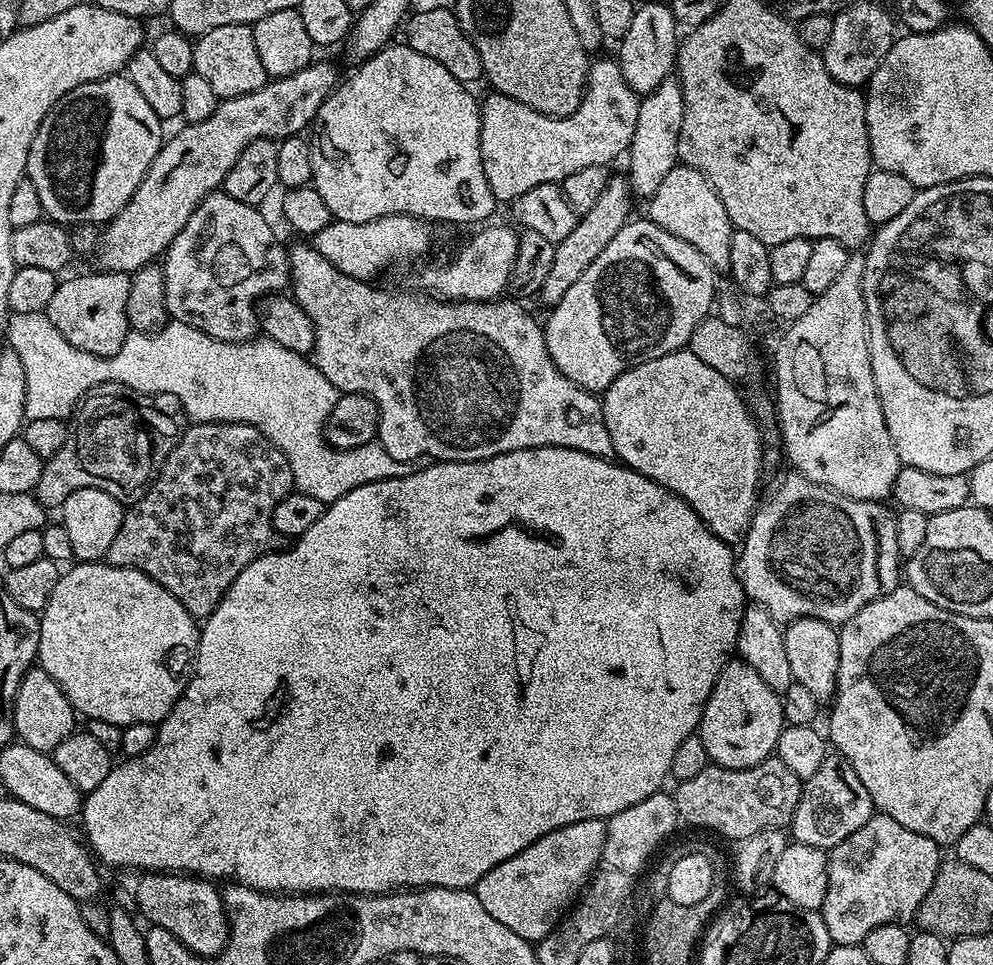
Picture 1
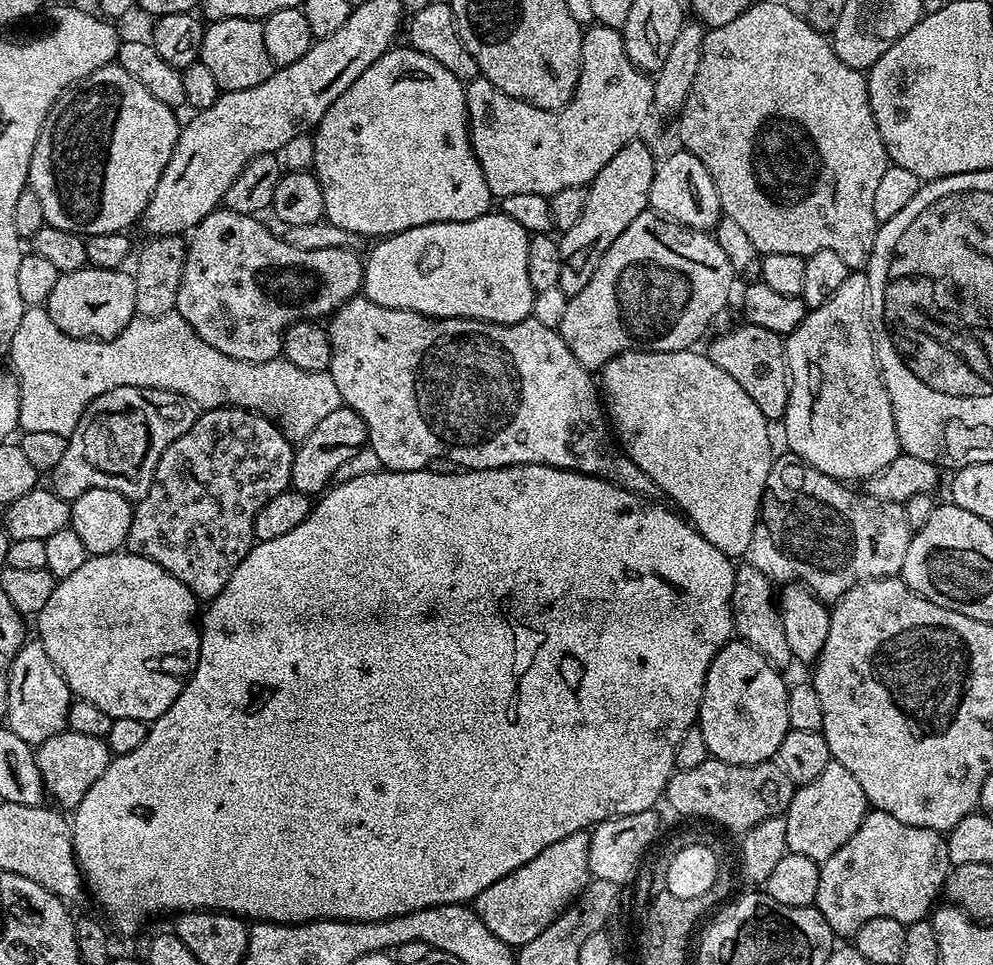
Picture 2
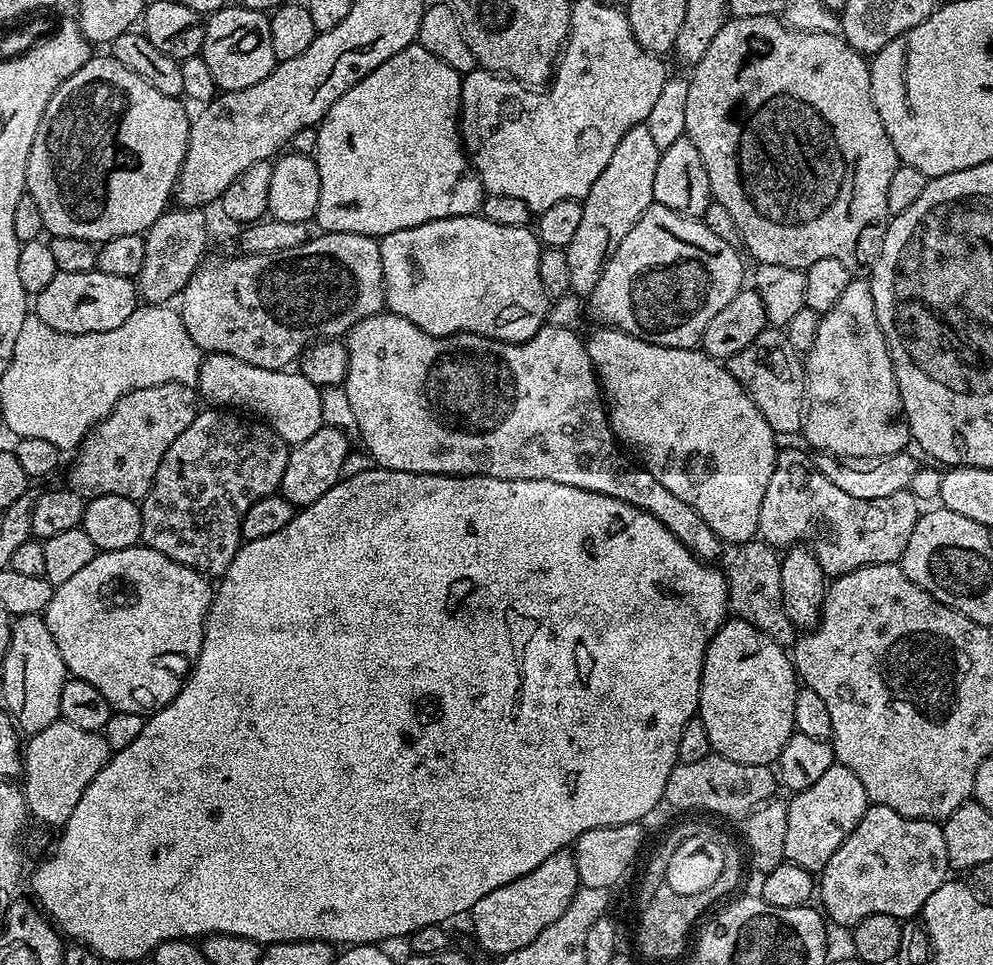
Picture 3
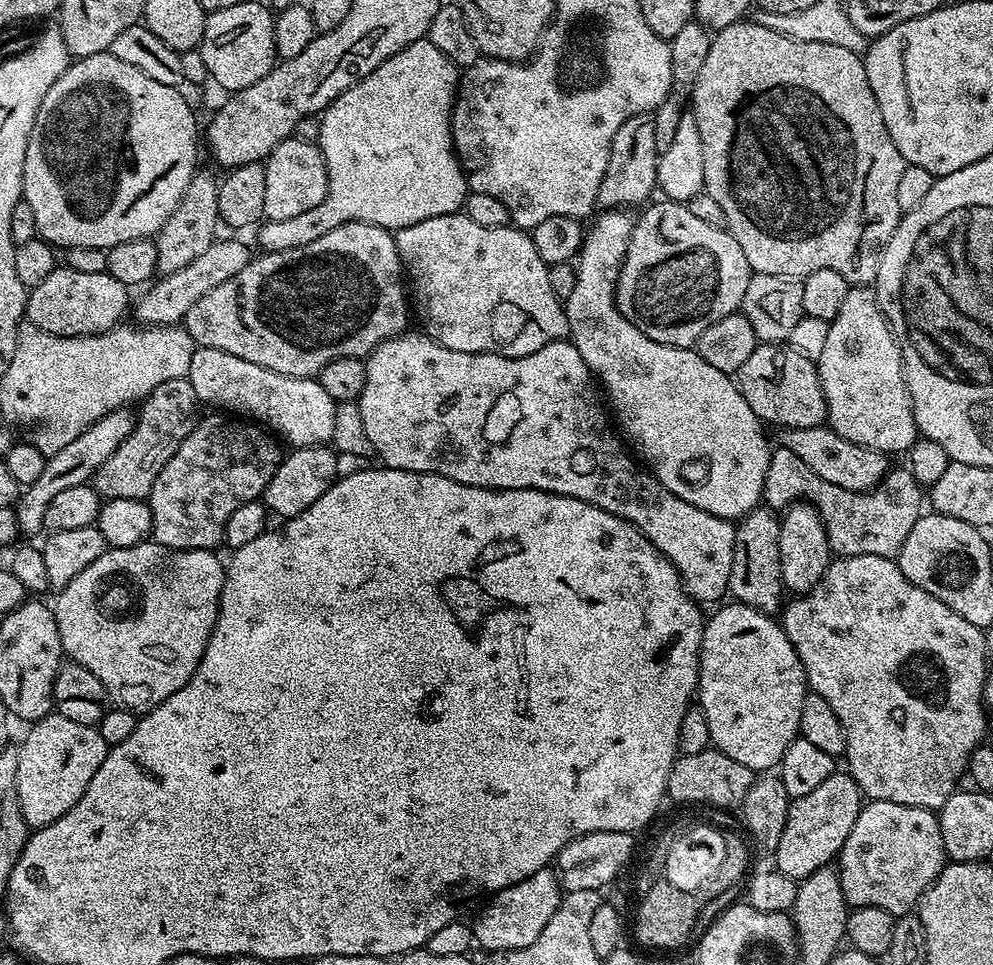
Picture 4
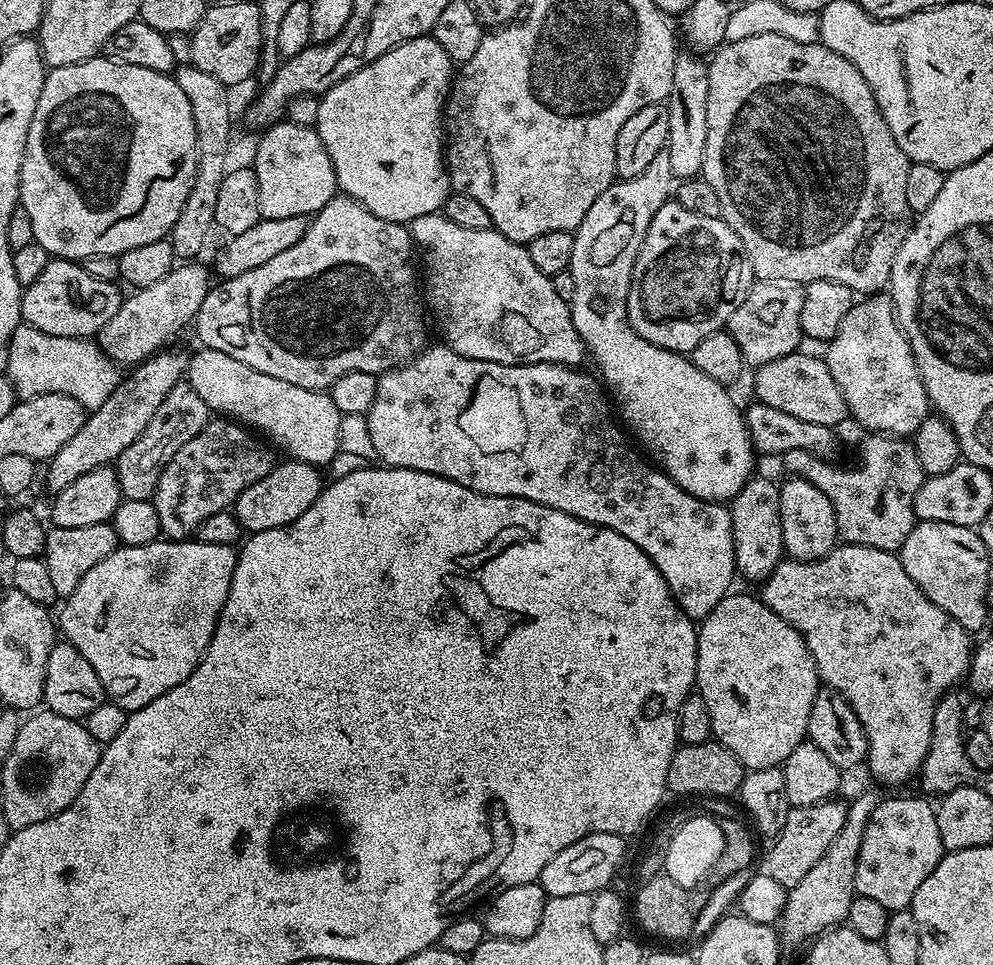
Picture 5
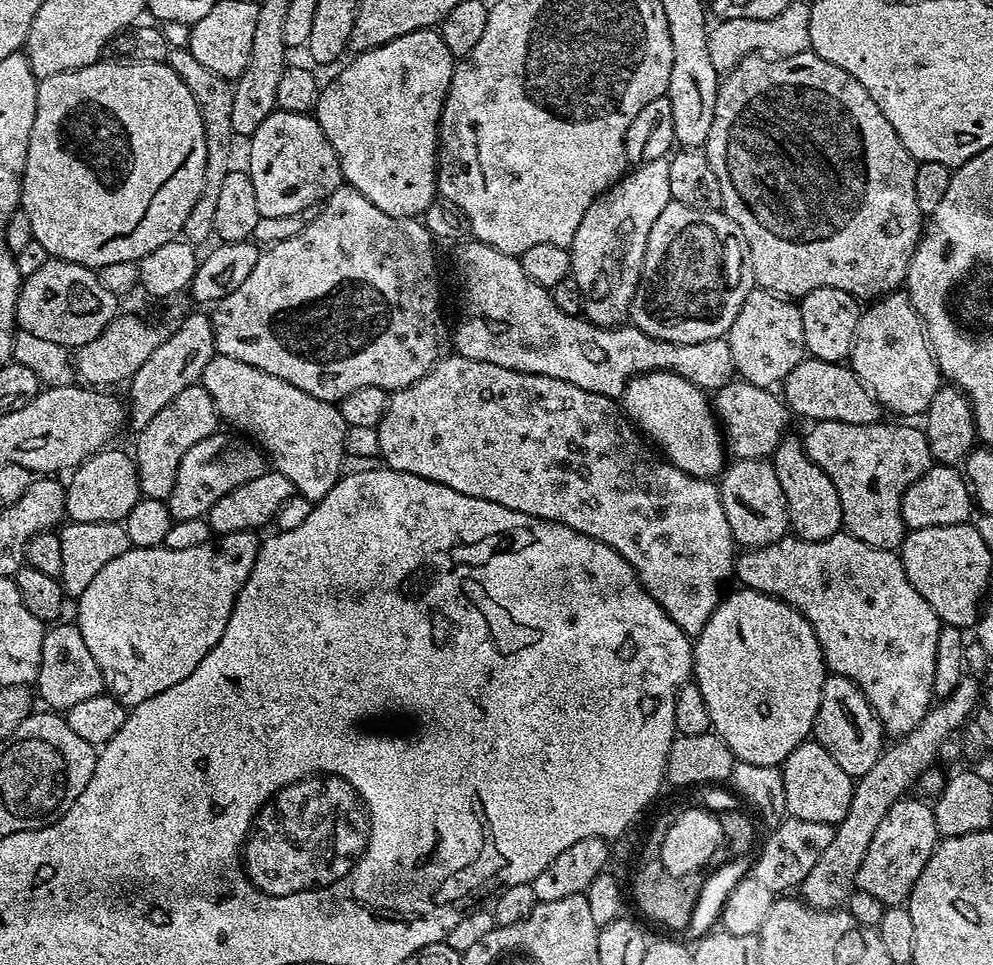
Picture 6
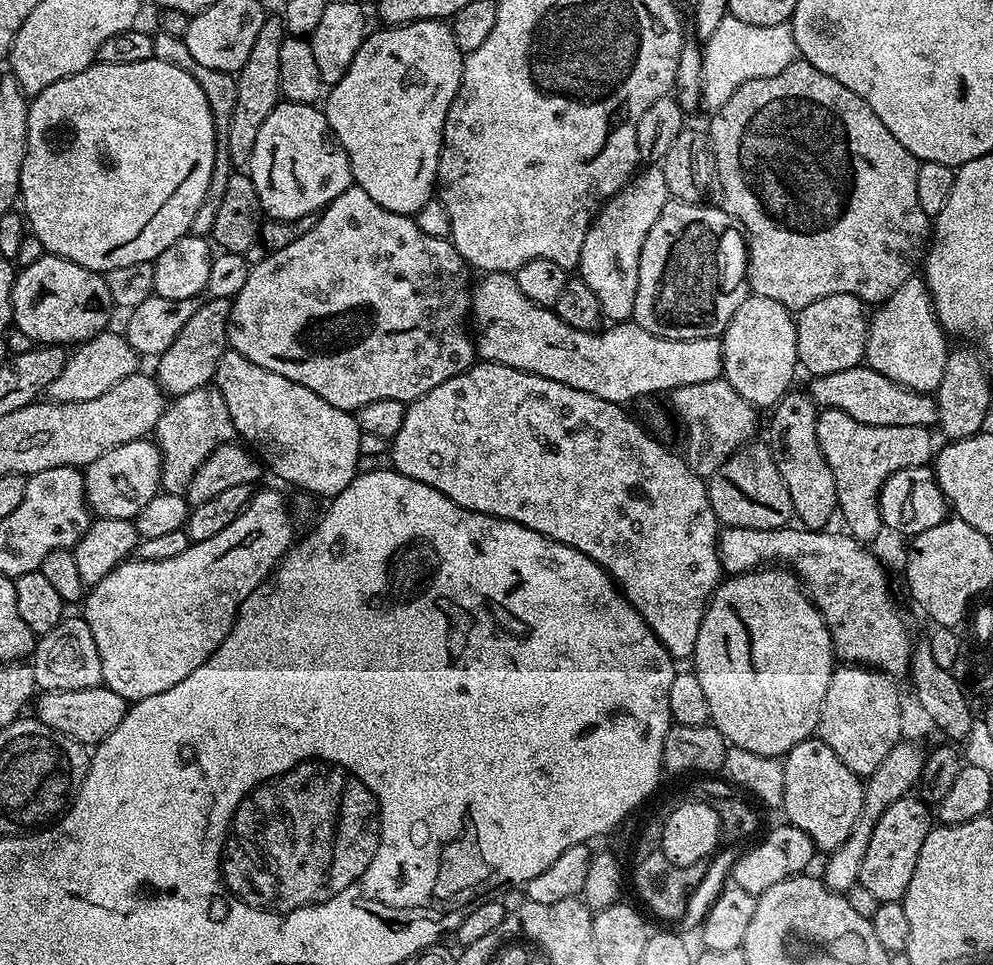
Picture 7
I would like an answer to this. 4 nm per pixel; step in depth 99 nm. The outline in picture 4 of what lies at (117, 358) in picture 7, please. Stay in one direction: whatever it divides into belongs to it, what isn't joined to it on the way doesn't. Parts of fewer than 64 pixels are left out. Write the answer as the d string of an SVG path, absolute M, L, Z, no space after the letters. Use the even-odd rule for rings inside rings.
M217 238L210 246L210 250L205 250L200 257L194 258L194 262L182 266L182 270L176 270L169 276L161 275L137 304L135 301L134 312L136 308L136 316L140 319L137 321L144 326L179 325L190 310L190 306L194 306L194 302L202 298L202 294L210 294L214 286L222 286L226 278L234 278L234 274L246 270L246 266L252 259L254 259L254 252L251 252L242 241Z

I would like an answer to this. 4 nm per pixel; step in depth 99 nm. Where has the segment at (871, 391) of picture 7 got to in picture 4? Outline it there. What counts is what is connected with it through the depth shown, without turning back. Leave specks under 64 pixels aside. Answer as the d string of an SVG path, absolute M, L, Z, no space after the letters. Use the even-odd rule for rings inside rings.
M780 342L757 343L754 354L742 362L738 373L738 387L742 398L750 402L750 410L765 425L777 424L777 429L818 428L825 423L828 407L820 376L813 357L803 356Z

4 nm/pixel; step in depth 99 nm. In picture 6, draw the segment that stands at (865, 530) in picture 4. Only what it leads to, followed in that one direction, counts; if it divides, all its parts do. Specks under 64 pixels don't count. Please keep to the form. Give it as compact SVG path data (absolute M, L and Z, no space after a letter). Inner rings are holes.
M818 420L809 427L812 429L808 433L803 433L802 439L810 462L822 469L826 478L834 482L834 490L838 490L838 502L842 502L843 531L858 538L858 542L866 542L866 546L896 550L904 543L906 535L904 519L900 513L904 492L933 467L934 461L923 427L916 425L915 428L912 422L884 423L851 424Z

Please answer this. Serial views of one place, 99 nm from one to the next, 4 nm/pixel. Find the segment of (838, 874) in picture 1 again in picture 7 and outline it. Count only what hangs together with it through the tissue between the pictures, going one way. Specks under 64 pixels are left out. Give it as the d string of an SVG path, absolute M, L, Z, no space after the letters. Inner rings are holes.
M909 794L894 802L878 818L874 826L874 834L870 834L870 842L866 846L866 858L862 858L859 884L866 886L874 898L885 904L891 900L903 901L906 890L910 886L910 878L914 878L914 866L918 866L918 854L922 850L922 842L926 842L926 834L934 826L934 816L924 800Z

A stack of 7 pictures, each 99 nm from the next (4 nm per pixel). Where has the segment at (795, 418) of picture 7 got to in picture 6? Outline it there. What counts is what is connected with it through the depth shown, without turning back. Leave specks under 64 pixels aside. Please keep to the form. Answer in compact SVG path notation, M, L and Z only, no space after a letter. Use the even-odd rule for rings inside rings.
M785 435L784 441L771 454L774 474L778 474L778 482L782 486L782 494L786 494L786 510L788 511L788 527L791 535L803 540L821 540L830 538L841 531L842 502L838 502L838 490L834 490L834 482L826 478L826 474L810 458L804 449L803 439Z

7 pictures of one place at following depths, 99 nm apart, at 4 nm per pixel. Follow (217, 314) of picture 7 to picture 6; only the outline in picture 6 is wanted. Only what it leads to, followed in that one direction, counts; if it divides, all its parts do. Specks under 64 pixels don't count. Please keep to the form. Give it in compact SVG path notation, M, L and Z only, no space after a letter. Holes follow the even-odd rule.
M204 310L196 311L200 312L190 313L177 328L173 327L169 331L168 337L160 343L158 350L154 350L154 354L150 354L150 358L146 358L142 366L138 366L127 385L130 424L133 424L133 429L146 427L150 418L154 418L154 414L158 414L158 410L162 410L162 406L166 406L170 398L182 394L186 386L198 384L202 370L206 370L206 362L210 362L210 358L217 355L211 315Z

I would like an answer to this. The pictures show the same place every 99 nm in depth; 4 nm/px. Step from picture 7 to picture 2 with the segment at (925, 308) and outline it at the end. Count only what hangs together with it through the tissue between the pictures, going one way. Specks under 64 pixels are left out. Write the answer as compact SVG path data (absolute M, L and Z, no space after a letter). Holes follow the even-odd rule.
M864 270L849 271L846 282L822 306L811 309L794 331L784 340L784 357L788 363L788 405L782 427L787 451L802 458L814 470L841 482L863 482L877 476L894 458L901 456L898 430L894 426L894 410L890 394L886 394L876 361L876 345L866 311L868 274Z

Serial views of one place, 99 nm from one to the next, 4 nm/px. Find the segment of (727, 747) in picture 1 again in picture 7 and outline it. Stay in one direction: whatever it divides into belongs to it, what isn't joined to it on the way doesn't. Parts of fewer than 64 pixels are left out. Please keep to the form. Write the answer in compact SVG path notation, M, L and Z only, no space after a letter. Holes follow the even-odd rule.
M765 566L756 569L755 572L744 572L740 576L728 576L712 593L712 599L708 602L708 609L704 611L704 617L698 630L698 642L694 653L695 660L694 671L698 682L702 685L702 691L706 693L706 703L710 706L708 719L711 727L718 729L731 747L750 750L750 754L780 758L794 746L798 746L798 742L809 739L815 733L818 718L822 714L822 702L826 699L826 689L830 686L834 667L834 653L830 630L826 626L822 614L814 606L814 602L810 599L808 593L804 591L795 572L783 566Z

